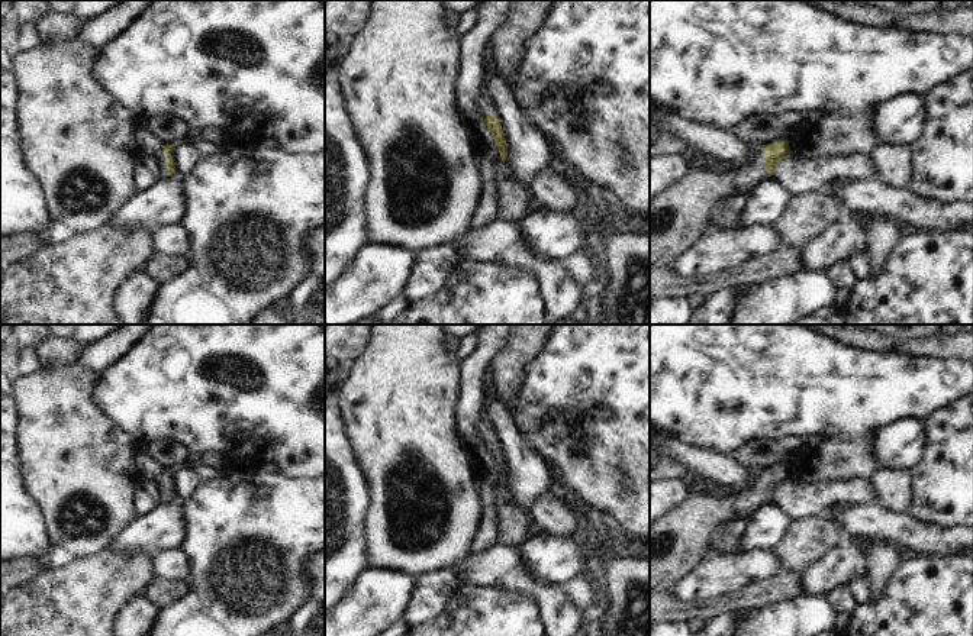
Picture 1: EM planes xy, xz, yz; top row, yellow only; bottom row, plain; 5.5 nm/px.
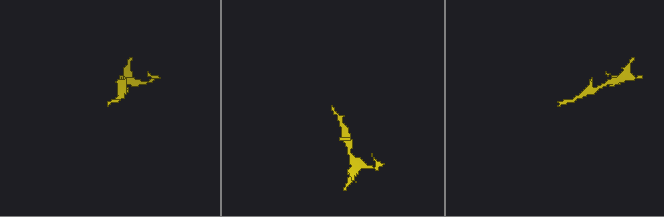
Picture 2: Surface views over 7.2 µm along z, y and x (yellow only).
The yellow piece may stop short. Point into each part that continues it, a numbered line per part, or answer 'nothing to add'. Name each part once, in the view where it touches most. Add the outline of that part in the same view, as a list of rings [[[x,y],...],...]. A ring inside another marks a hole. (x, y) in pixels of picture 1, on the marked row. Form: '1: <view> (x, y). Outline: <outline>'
1: xy (160, 157). Outline: [[[162,149],[155,155],[155,159],[158,161],[160,180],[165,180],[165,178],[171,177],[171,174],[167,172],[167,168],[164,165],[164,161],[167,158],[171,158],[171,155],[164,154]]]

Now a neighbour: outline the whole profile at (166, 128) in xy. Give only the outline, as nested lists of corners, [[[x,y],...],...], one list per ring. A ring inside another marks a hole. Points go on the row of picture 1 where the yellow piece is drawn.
[[[173,114],[146,116],[142,123],[162,145],[174,145],[191,136],[187,123]]]

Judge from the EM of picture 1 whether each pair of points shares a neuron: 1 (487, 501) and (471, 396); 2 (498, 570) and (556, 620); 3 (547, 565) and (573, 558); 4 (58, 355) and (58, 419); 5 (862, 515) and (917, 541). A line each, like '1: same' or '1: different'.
1: same
2: same
3: same
4: different
5: same

